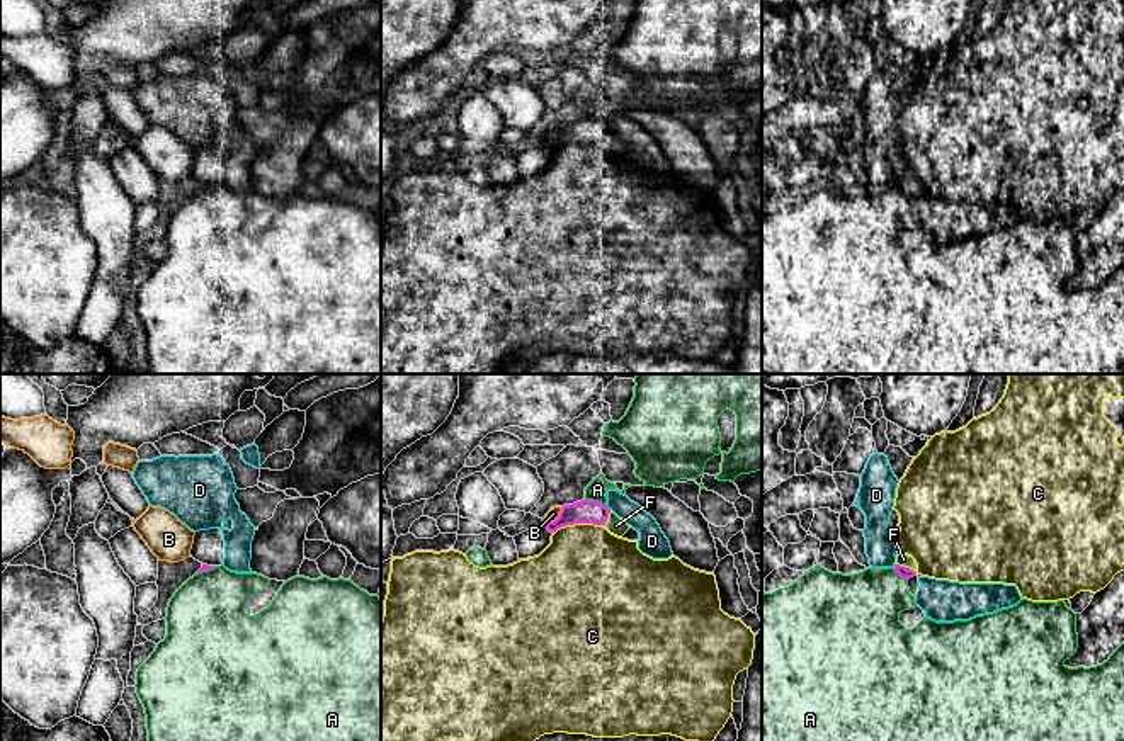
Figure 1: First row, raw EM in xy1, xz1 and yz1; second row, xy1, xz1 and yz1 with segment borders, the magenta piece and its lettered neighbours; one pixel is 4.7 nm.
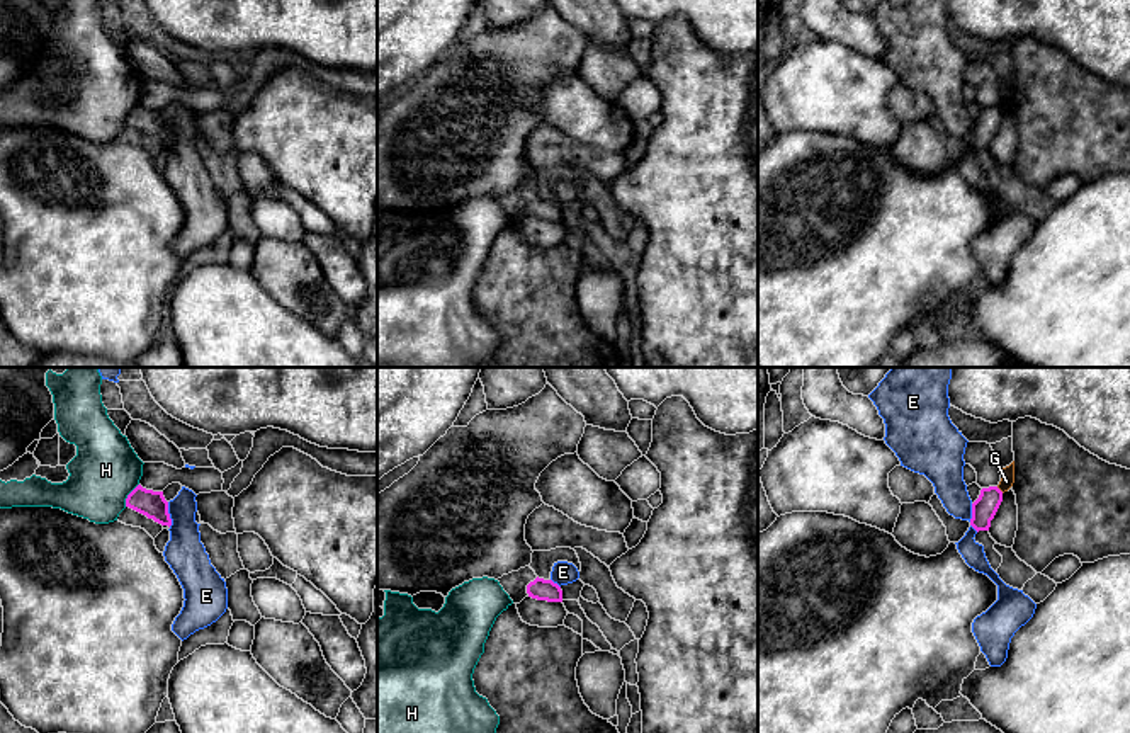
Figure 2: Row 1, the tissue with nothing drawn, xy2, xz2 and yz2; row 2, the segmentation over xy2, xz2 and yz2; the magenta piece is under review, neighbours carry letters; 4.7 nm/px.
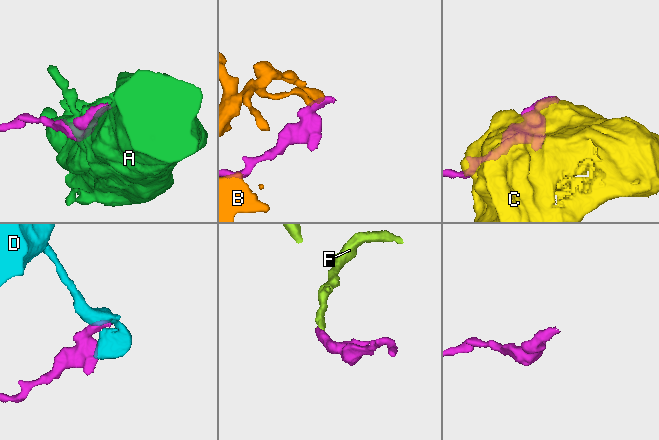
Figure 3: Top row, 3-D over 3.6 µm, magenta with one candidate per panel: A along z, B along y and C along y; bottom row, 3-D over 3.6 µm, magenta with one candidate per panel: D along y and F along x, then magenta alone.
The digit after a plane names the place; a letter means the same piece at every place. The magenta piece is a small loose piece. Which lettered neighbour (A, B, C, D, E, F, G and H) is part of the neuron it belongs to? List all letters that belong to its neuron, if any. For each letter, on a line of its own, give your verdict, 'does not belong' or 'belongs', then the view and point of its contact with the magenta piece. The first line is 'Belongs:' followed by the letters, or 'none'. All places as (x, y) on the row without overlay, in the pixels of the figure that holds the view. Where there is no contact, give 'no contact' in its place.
Belongs: F
A: does not belong; contact xz1 (596, 121)
B: does not belong; contact xz1 (556, 138)
C: does not belong; contact xz1 (577, 141)
D: does not belong; contact xz1 (607, 128)
E: does not belong; contact xy2 (169, 133)
F: belongs; contact yz1 (905, 187)
G: does not belong; contact yz2 (998, 107)
H: does not belong; contact xy2 (128, 114)

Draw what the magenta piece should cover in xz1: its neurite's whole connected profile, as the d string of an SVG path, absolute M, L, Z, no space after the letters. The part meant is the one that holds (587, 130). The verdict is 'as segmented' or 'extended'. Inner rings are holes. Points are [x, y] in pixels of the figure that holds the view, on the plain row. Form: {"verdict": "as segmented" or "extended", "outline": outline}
{"verdict": "extended", "outline": "M582 119L573 124L561 126L559 136L554 141L542 139L542 146L551 153L561 146L575 143L604 144L617 156L622 156L631 148L631 144L619 138L609 126L593 119Z"}

